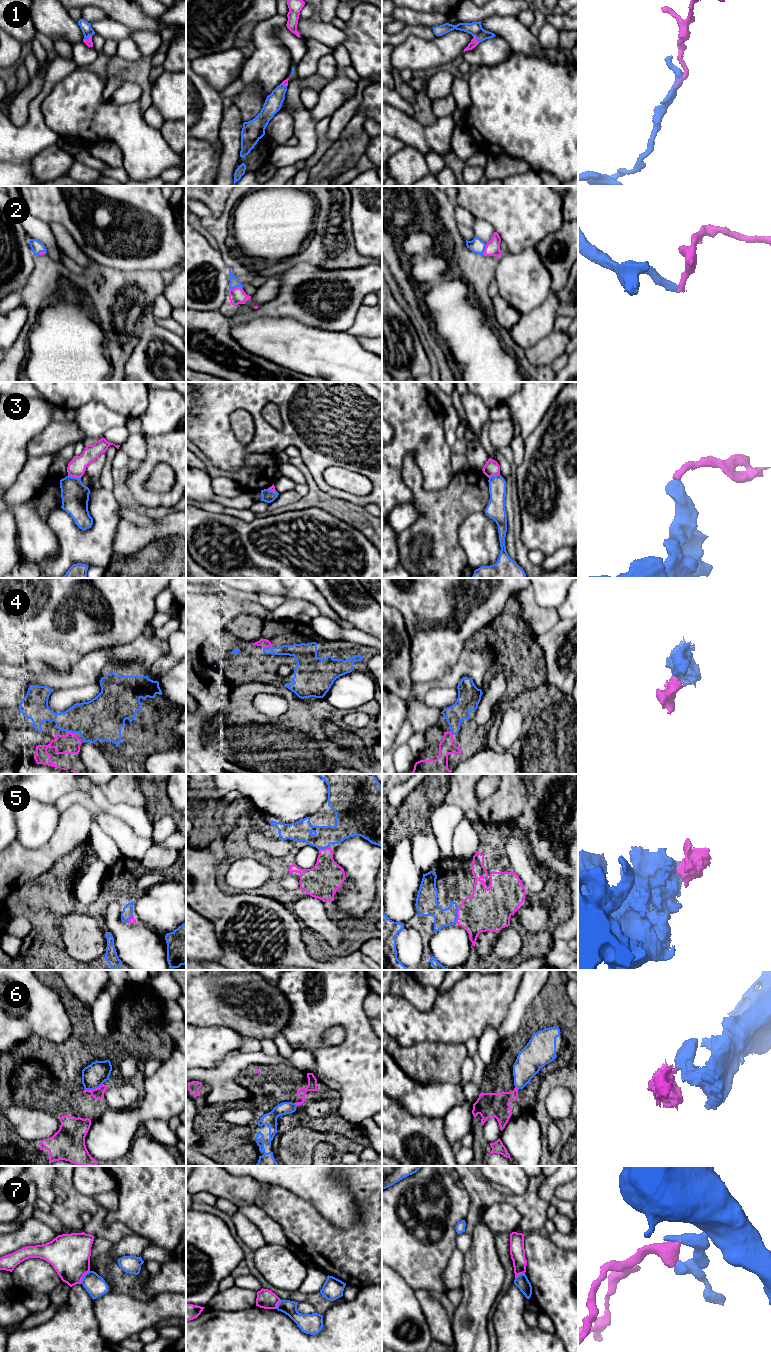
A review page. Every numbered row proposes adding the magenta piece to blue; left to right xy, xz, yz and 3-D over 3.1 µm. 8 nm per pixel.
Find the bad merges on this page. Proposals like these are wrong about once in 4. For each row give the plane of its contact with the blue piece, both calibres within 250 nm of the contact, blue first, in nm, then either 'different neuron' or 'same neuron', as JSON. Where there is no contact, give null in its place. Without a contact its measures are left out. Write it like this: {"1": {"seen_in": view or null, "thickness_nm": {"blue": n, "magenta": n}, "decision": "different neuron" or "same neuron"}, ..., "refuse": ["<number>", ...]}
{"1": {"seen_in": "xy", "thickness_nm": {"blue": 90, "magenta": 60}, "decision": "same neuron"}, "2": {"seen_in": "xz", "thickness_nm": {"blue": 70, "magenta": 130}, "decision": "same neuron"}, "3": {"seen_in": "xy", "thickness_nm": {"blue": 220, "magenta": 140}, "decision": "same neuron"}, "4": {"seen_in": "xy", "thickness_nm": {"blue": 340, "magenta": 160}, "decision": "same neuron"}, "5": {"seen_in": "yz", "thickness_nm": {"blue": 170, "magenta": 340}, "decision": "same neuron"}, "6": {"seen_in": "xy", "thickness_nm": {"blue": 190, "magenta": 90}, "decision": "different neuron"}, "7": {"seen_in": "xy", "thickness_nm": {"blue": 170, "magenta": 340}, "decision": "different neuron"}, "refuse": ["6", "7"]}

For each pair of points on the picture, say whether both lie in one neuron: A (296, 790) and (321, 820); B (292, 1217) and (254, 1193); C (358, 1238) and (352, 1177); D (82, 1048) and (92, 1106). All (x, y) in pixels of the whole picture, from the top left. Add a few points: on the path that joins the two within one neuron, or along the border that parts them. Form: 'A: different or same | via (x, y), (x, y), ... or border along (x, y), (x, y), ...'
A: different | border along (326, 800), (309, 816)
B: different | border along (266, 1190), (262, 1198)
C: same | via (365, 1223), (365, 1192)
D: same | via (74, 1062), (74, 1088), (78, 1092)

